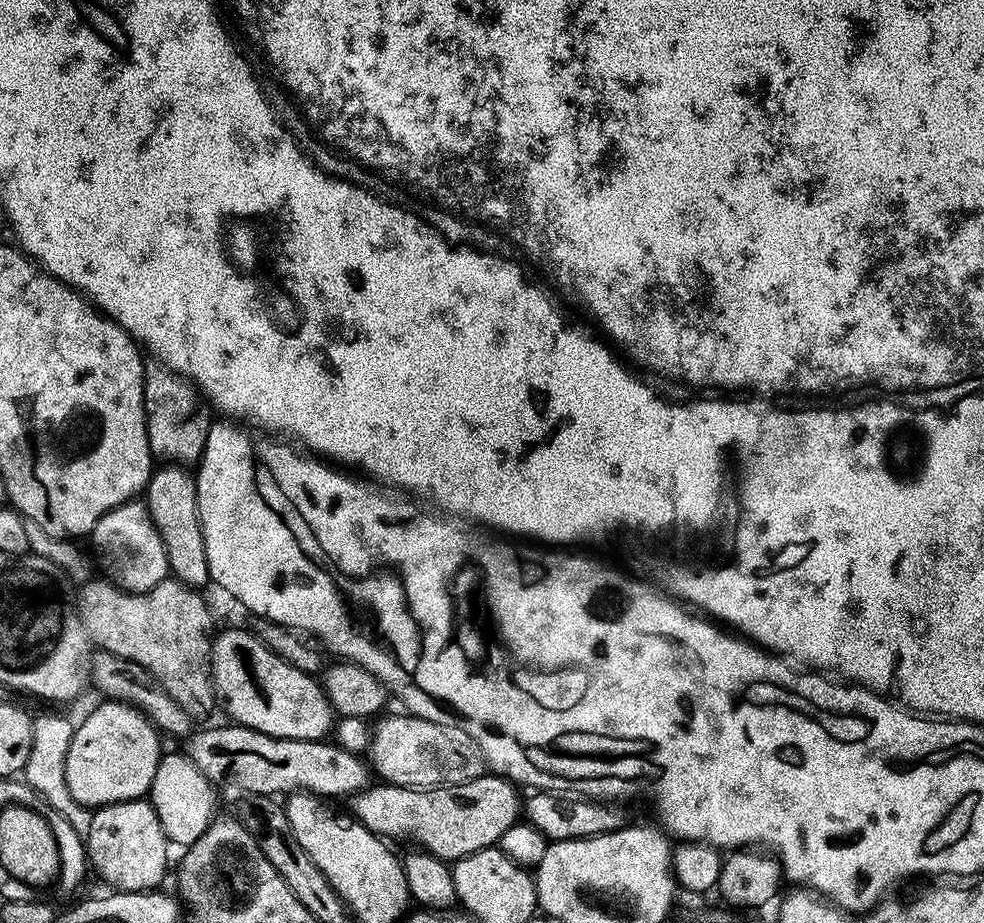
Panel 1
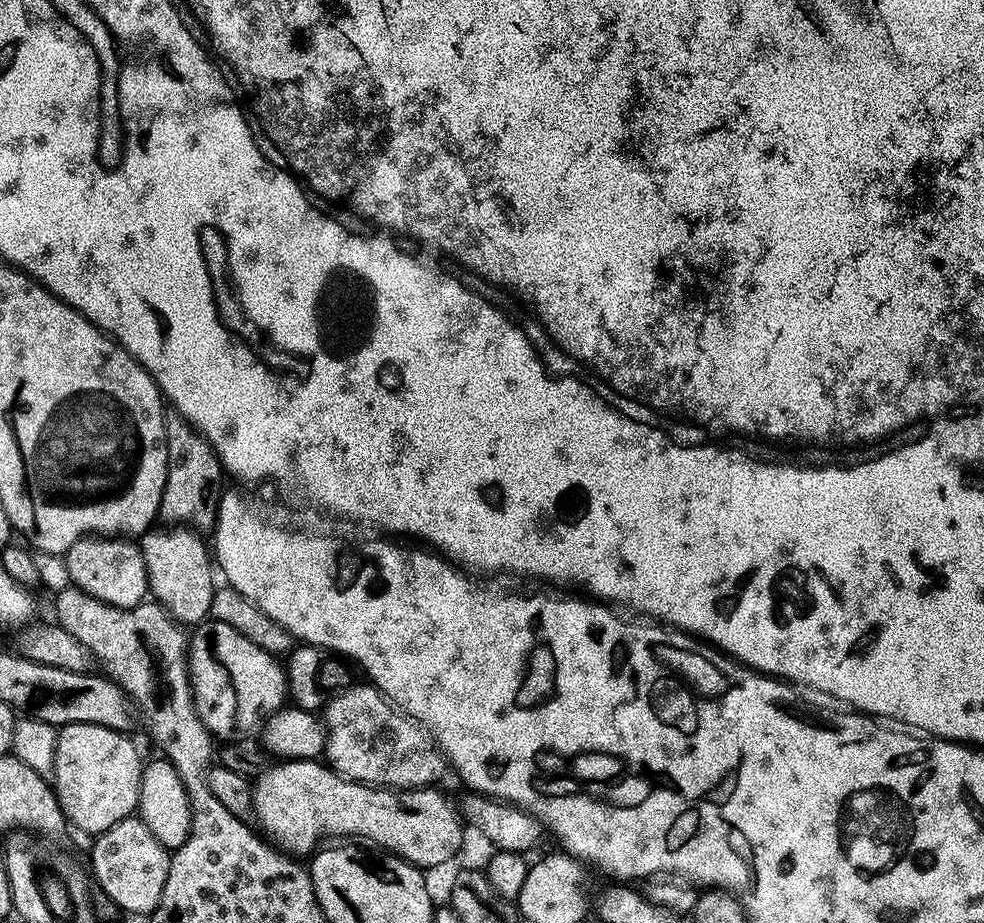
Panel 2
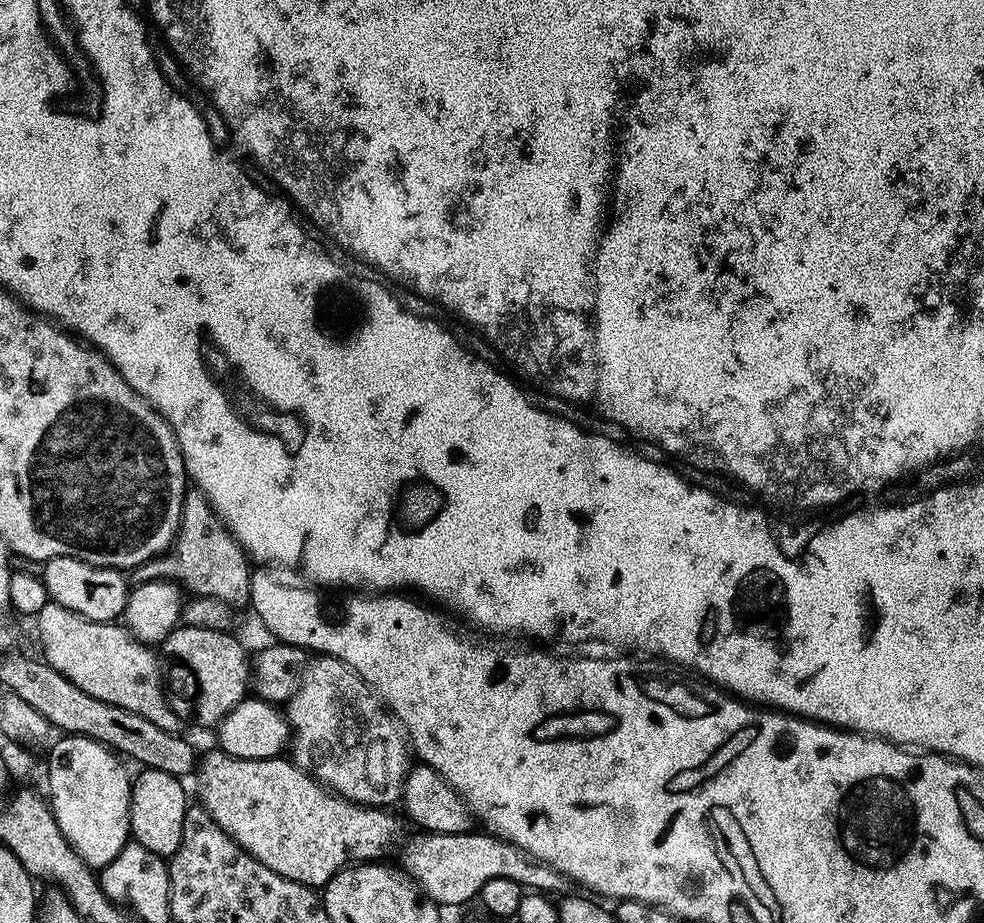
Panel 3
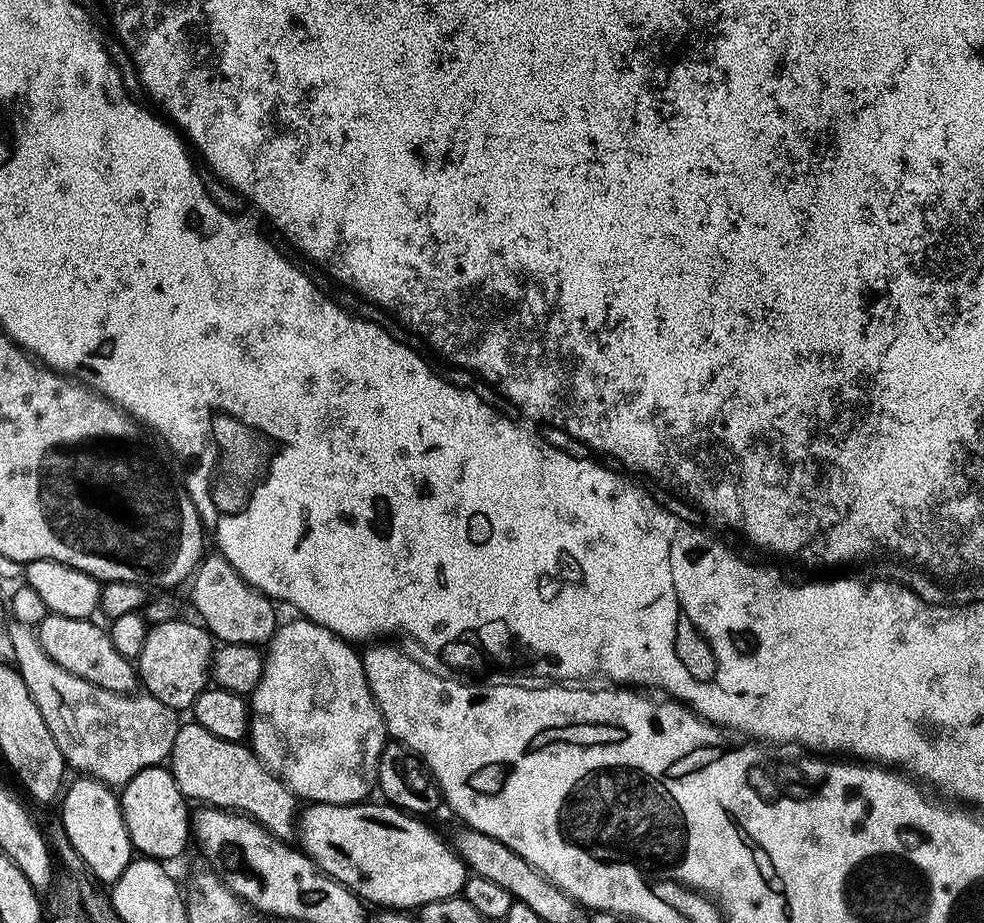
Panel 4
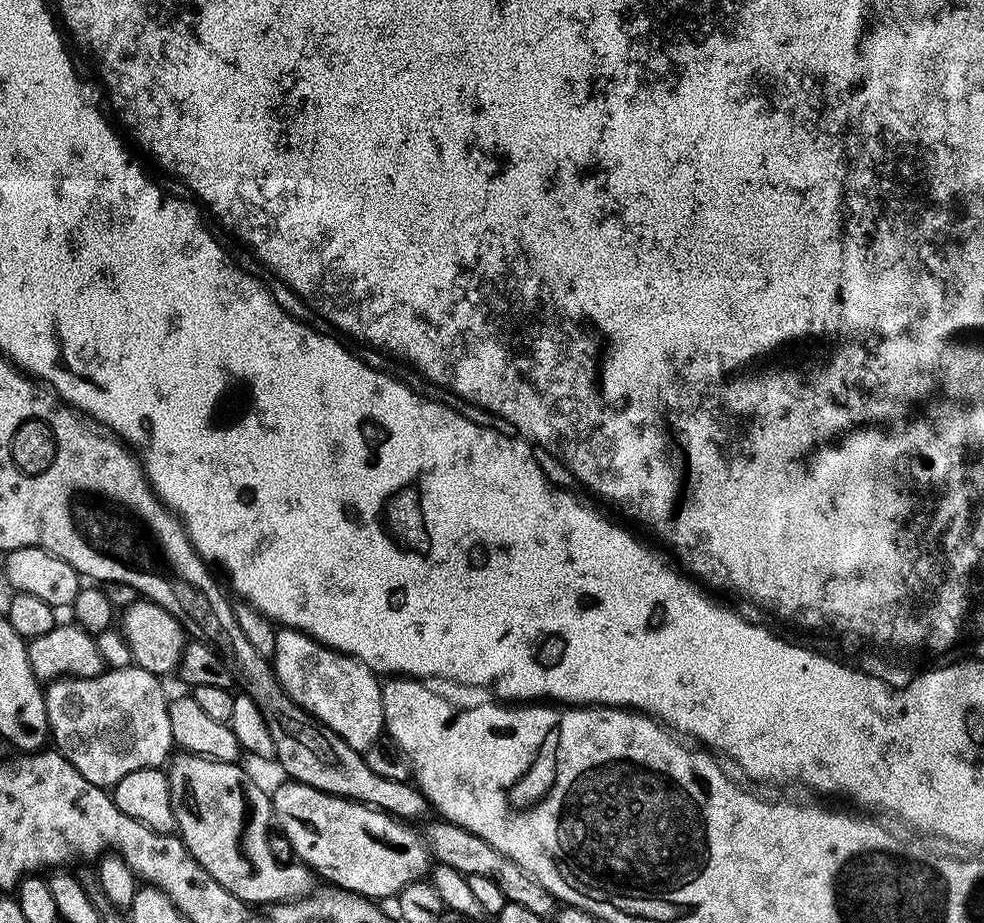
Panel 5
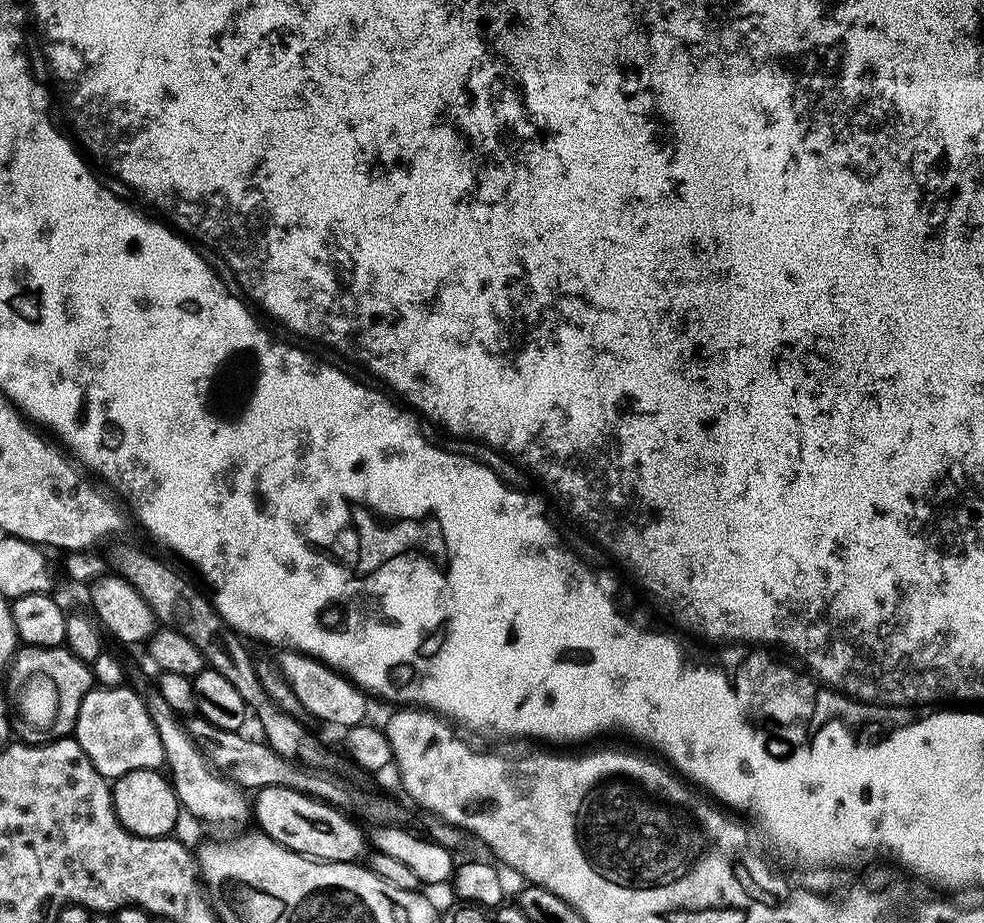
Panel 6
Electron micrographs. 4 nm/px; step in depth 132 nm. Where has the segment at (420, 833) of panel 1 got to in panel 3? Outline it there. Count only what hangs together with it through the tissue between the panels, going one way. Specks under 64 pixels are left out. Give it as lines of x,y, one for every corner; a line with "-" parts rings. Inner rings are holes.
213,750
203,753
198,764
200,776
199,803
222,830
226,830
248,851
262,866
270,866
274,874
290,878
308,888
323,889
329,878
353,862
376,862
387,848
401,843
400,835
404,828
400,825
401,817
392,810
370,808
367,804
355,804
344,796
338,796
331,788
324,787
320,781
308,775
291,759
274,760
239,760
227,756
225,752

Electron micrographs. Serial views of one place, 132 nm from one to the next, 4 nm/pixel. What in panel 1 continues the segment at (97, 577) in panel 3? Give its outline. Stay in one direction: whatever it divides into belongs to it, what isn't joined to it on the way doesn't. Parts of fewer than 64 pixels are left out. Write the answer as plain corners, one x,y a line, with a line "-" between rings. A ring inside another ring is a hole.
139,499
120,504
93,526
90,533
92,548
104,567
103,575
126,592
148,592
169,579
168,559
162,538
153,526
147,503

